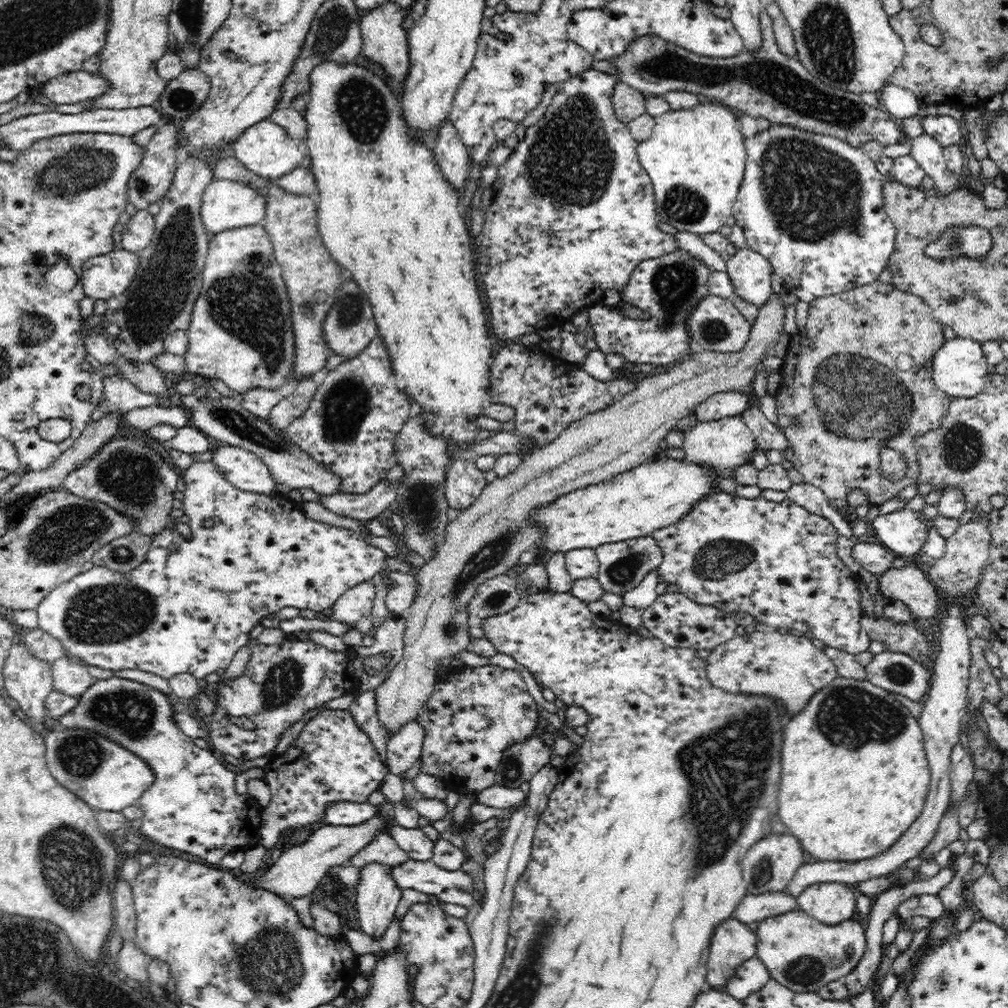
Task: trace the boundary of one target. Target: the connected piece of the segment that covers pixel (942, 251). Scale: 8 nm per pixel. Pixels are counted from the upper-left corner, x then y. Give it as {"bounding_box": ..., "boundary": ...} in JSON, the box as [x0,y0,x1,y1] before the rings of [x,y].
{"bounding_box":[925,226,992,259],"boundary":[[[978,226],[952,228],[944,231],[938,242],[926,246],[925,254],[932,258],[944,259],[964,255],[970,259],[982,259],[992,247],[989,231]]]}

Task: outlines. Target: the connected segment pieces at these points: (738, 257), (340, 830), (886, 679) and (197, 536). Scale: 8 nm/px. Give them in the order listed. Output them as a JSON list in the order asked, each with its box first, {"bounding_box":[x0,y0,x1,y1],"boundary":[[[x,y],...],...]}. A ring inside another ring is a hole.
[{"bounding_box":[726,247,773,308],"boundary":[[[748,247],[736,250],[732,257],[726,257],[727,274],[734,285],[734,298],[764,308],[770,302],[773,267],[758,252]]]},{"bounding_box":[253,803,391,900],"boundary":[[[386,803],[370,820],[366,820],[362,824],[354,824],[354,826],[326,824],[315,826],[308,844],[284,850],[280,857],[275,860],[273,866],[268,868],[265,873],[262,872],[261,874],[260,872],[260,875],[255,876],[253,886],[259,886],[288,900],[311,896],[318,886],[318,882],[326,876],[332,866],[340,866],[340,864],[347,863],[350,858],[366,848],[374,840],[373,838],[376,838],[376,835],[380,834],[380,830],[384,826],[384,819],[390,811],[391,805]]]},{"bounding_box":[865,651,932,702],"boundary":[[[884,651],[875,654],[870,663],[865,666],[868,681],[889,692],[896,692],[910,698],[910,700],[921,702],[927,694],[931,685],[932,668],[930,664],[918,662],[909,654],[897,651]]]},{"bounding_box":[35,461,386,680],"boundary":[[[196,461],[190,468],[187,468],[182,476],[186,489],[180,495],[184,502],[184,510],[188,513],[190,520],[189,526],[192,534],[184,537],[176,531],[176,528],[166,528],[157,534],[150,545],[147,556],[142,564],[139,564],[130,572],[120,573],[105,566],[93,566],[91,570],[81,572],[59,584],[54,590],[50,591],[35,608],[38,616],[38,628],[50,636],[57,638],[66,650],[68,657],[79,659],[84,664],[99,666],[104,670],[122,670],[122,668],[135,668],[157,674],[168,680],[172,676],[180,673],[188,673],[197,679],[204,679],[208,674],[228,668],[234,654],[242,646],[251,646],[250,632],[258,624],[268,618],[272,613],[278,613],[286,606],[294,606],[299,610],[310,608],[316,612],[323,611],[325,608],[332,607],[333,604],[347,590],[354,588],[357,584],[371,581],[376,574],[386,570],[384,560],[386,553],[366,541],[368,533],[358,532],[351,528],[338,528],[323,522],[314,521],[304,515],[304,510],[300,508],[299,501],[295,496],[283,494],[258,494],[255,492],[240,490],[219,471],[214,461]],[[206,518],[212,518],[214,525],[204,525]]]}]

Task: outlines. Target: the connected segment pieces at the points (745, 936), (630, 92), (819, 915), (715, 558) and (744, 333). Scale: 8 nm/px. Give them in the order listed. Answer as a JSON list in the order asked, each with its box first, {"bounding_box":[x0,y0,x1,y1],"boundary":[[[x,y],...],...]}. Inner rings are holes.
[{"bounding_box":[707,917,757,990],"boundary":[[[730,917],[714,931],[707,962],[707,988],[726,990],[735,969],[757,956],[757,936],[748,925]]]},{"bounding_box":[611,83,647,124],"boundary":[[[617,83],[611,101],[620,122],[628,124],[646,113],[647,96],[626,83]]]},{"bounding_box":[796,882,854,925],"boundary":[[[818,882],[796,898],[796,908],[824,924],[834,925],[854,916],[854,888],[837,882]]]},{"bounding_box":[649,490,871,654],"boundary":[[[718,490],[704,494],[698,502],[694,502],[692,509],[678,522],[665,526],[660,530],[654,530],[649,536],[656,541],[660,553],[662,553],[662,562],[658,566],[659,582],[669,582],[677,586],[678,591],[688,598],[691,598],[698,604],[709,604],[722,611],[732,614],[746,612],[754,616],[760,624],[766,624],[771,630],[800,630],[803,633],[812,632],[812,636],[822,640],[828,647],[845,650],[850,654],[858,654],[868,650],[871,638],[868,633],[860,627],[860,618],[863,616],[860,609],[860,591],[856,589],[856,582],[859,578],[855,577],[852,572],[842,563],[842,560],[836,555],[836,538],[838,531],[828,519],[822,516],[815,516],[807,512],[802,506],[798,506],[795,501],[786,499],[782,502],[772,502],[765,500],[763,497],[748,499],[736,495],[736,493],[722,493]]]},{"bounding_box":[686,295,751,353],"boundary":[[[709,295],[702,298],[688,314],[686,331],[690,337],[690,344],[696,350],[733,353],[745,347],[751,333],[751,326],[733,304],[732,299]]]}]

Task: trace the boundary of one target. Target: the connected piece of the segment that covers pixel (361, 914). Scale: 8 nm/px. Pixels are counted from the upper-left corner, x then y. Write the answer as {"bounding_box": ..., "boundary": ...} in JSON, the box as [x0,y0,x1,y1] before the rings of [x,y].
{"bounding_box":[356,863,402,940],"boundary":[[[372,863],[361,868],[356,887],[356,904],[360,931],[366,936],[381,940],[395,918],[402,889],[390,875],[388,865]]]}

